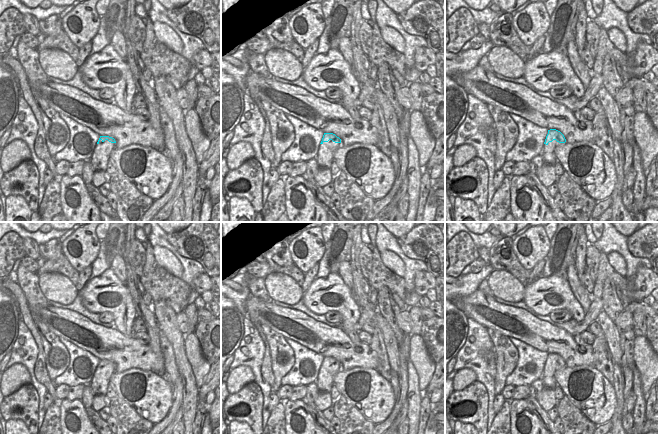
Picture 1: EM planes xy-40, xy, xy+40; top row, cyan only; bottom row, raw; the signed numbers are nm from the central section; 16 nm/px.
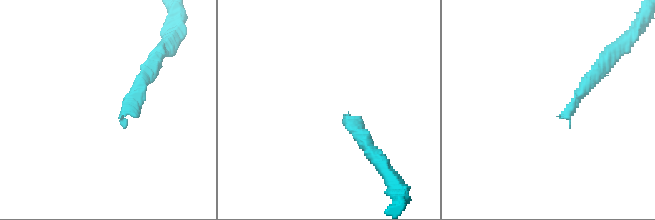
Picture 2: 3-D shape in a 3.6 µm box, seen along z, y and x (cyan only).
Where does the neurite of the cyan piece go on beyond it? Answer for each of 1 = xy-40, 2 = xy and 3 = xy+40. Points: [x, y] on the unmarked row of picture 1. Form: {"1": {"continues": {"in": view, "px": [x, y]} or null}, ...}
{"1": {"continues": {"in": "xy-40", "px": [101, 379]}}, "2": {"continues": {"in": "xy", "px": [324, 381]}}, "3": {"continues": {"in": "xy+40", "px": [548, 378]}}}

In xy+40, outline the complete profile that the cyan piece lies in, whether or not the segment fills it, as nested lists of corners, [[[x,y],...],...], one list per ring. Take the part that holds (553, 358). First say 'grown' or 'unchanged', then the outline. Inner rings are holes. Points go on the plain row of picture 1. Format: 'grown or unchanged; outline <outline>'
grown; outline [[[556,353],[548,354],[548,358],[543,370],[543,375],[541,377],[544,387],[554,390],[557,386],[554,373],[565,366],[566,363],[560,355]]]

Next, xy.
grown; outline [[[324,357],[317,380],[320,392],[331,392],[334,376],[341,370],[341,363],[333,357]]]

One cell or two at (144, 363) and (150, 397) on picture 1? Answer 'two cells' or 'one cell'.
two cells

